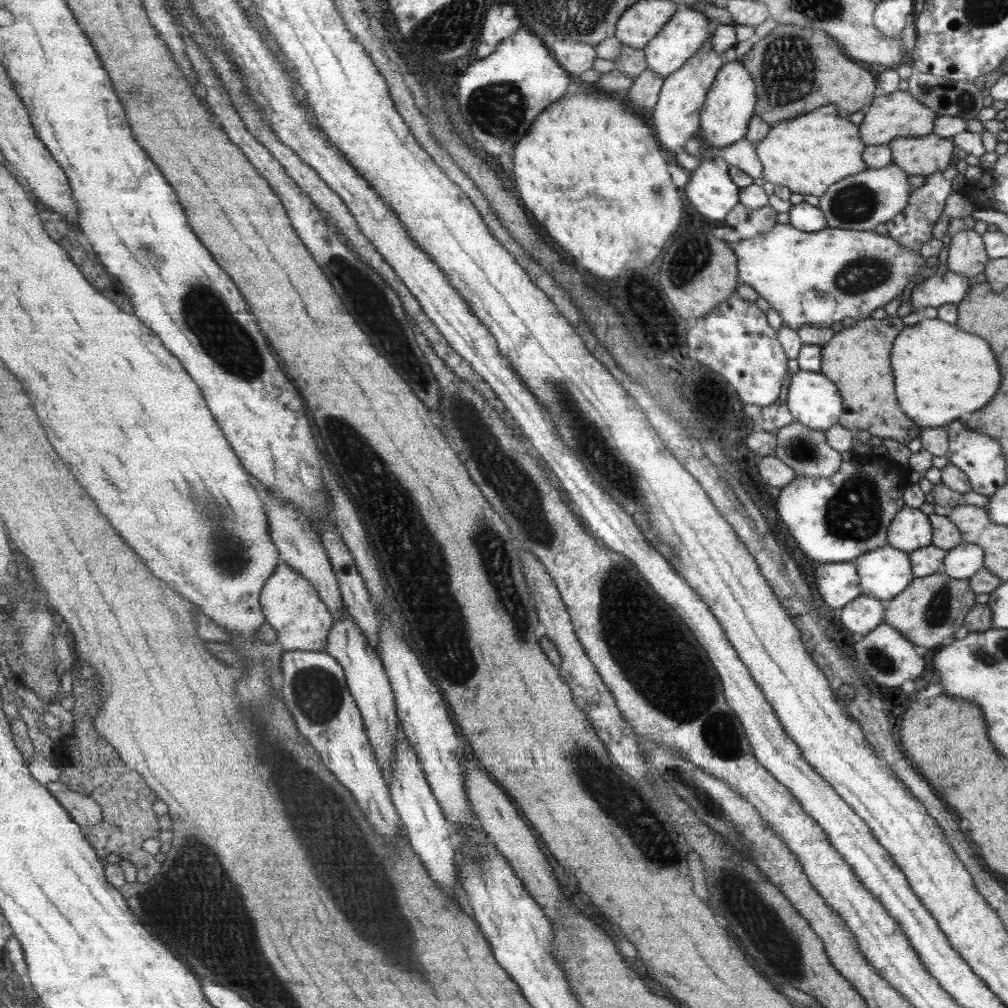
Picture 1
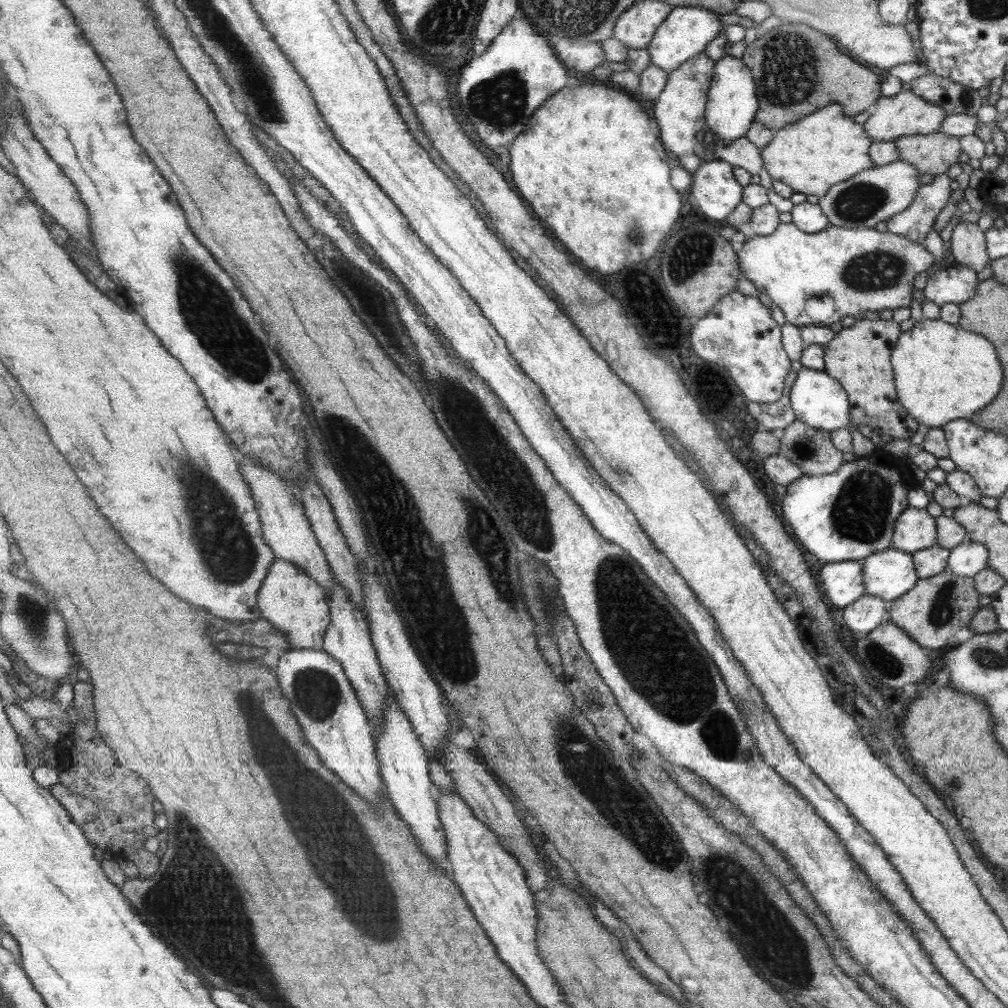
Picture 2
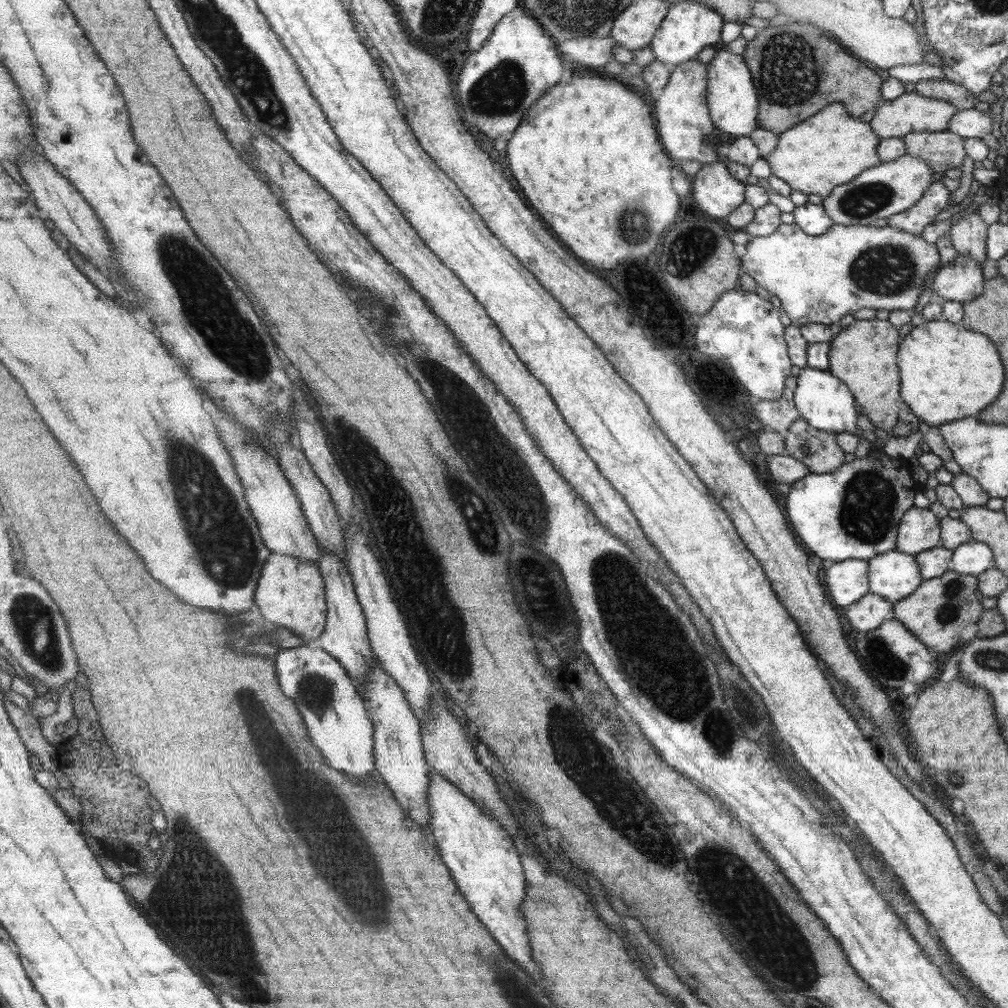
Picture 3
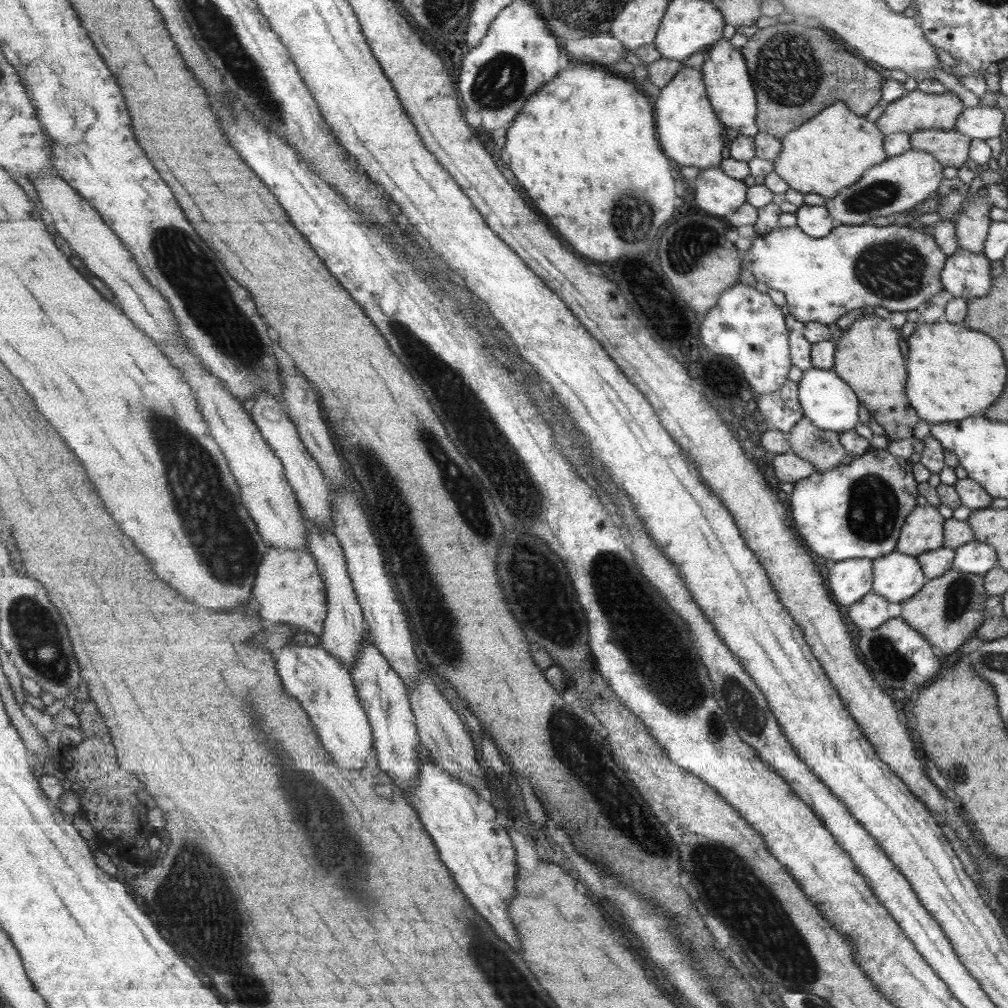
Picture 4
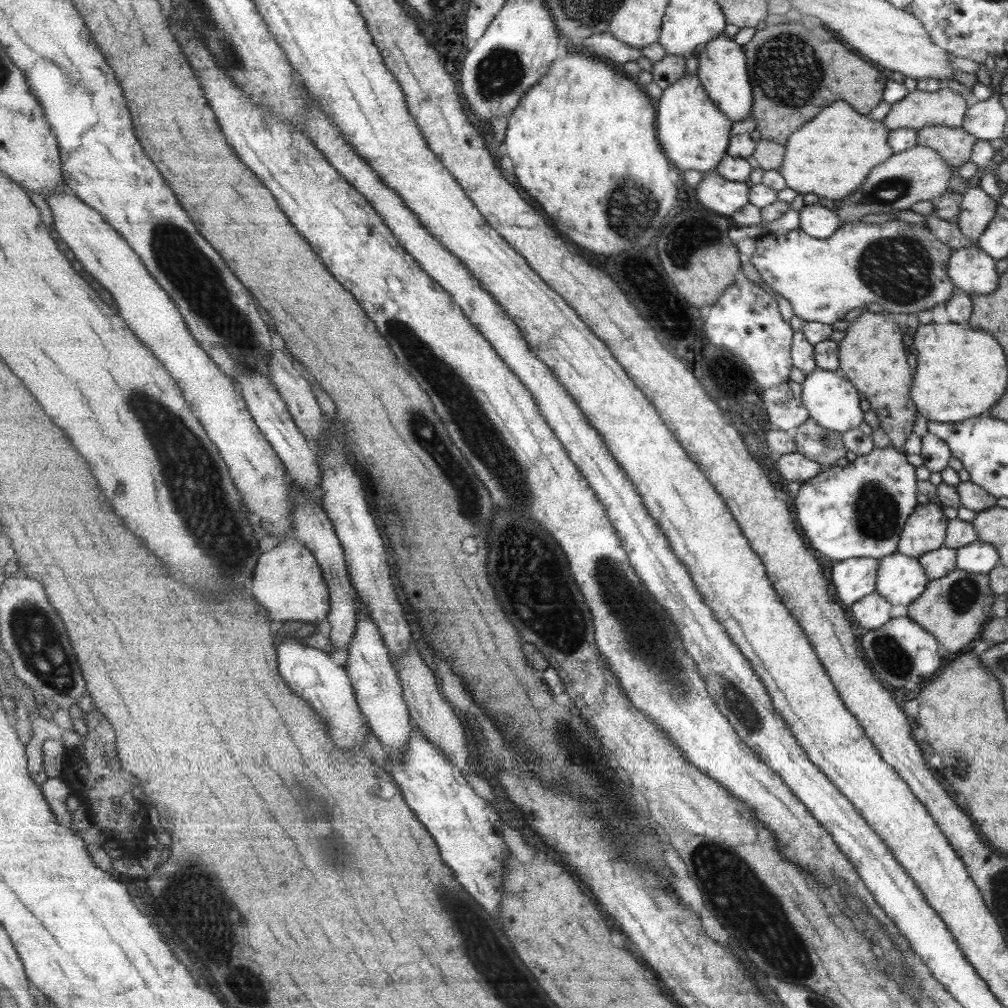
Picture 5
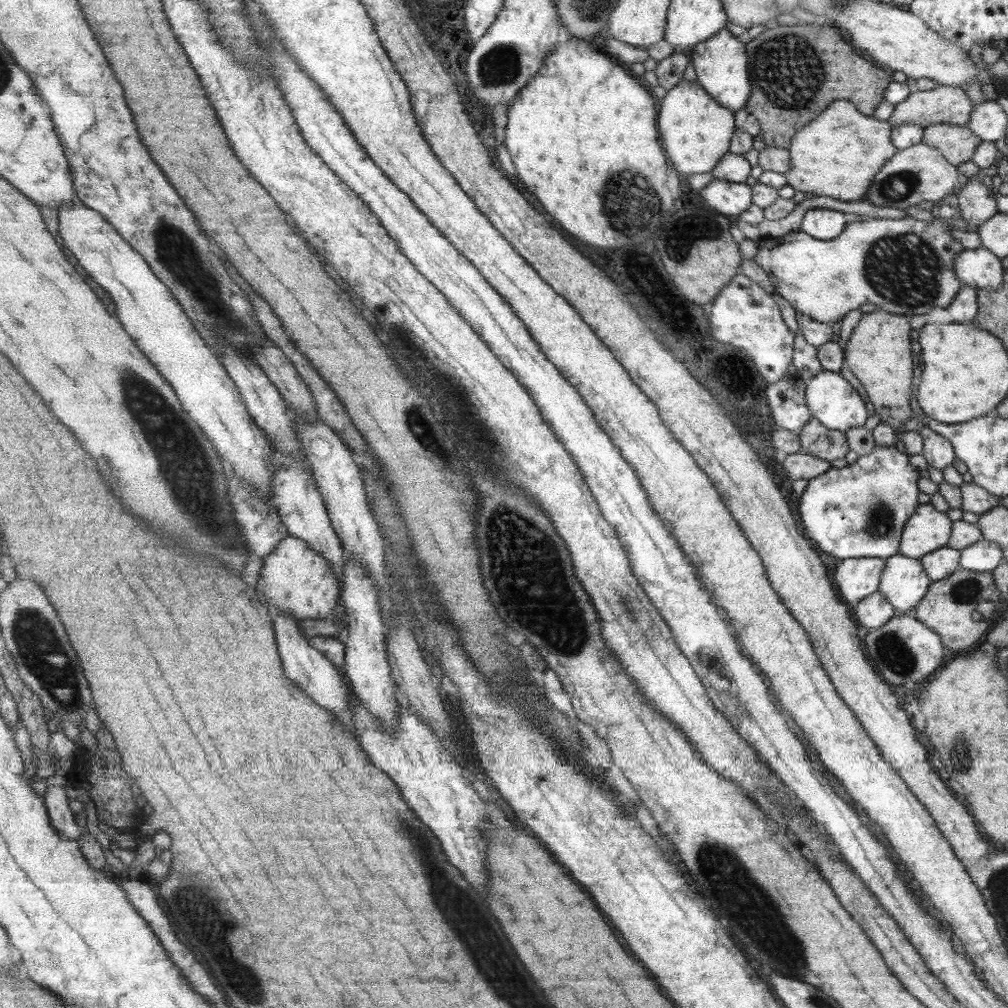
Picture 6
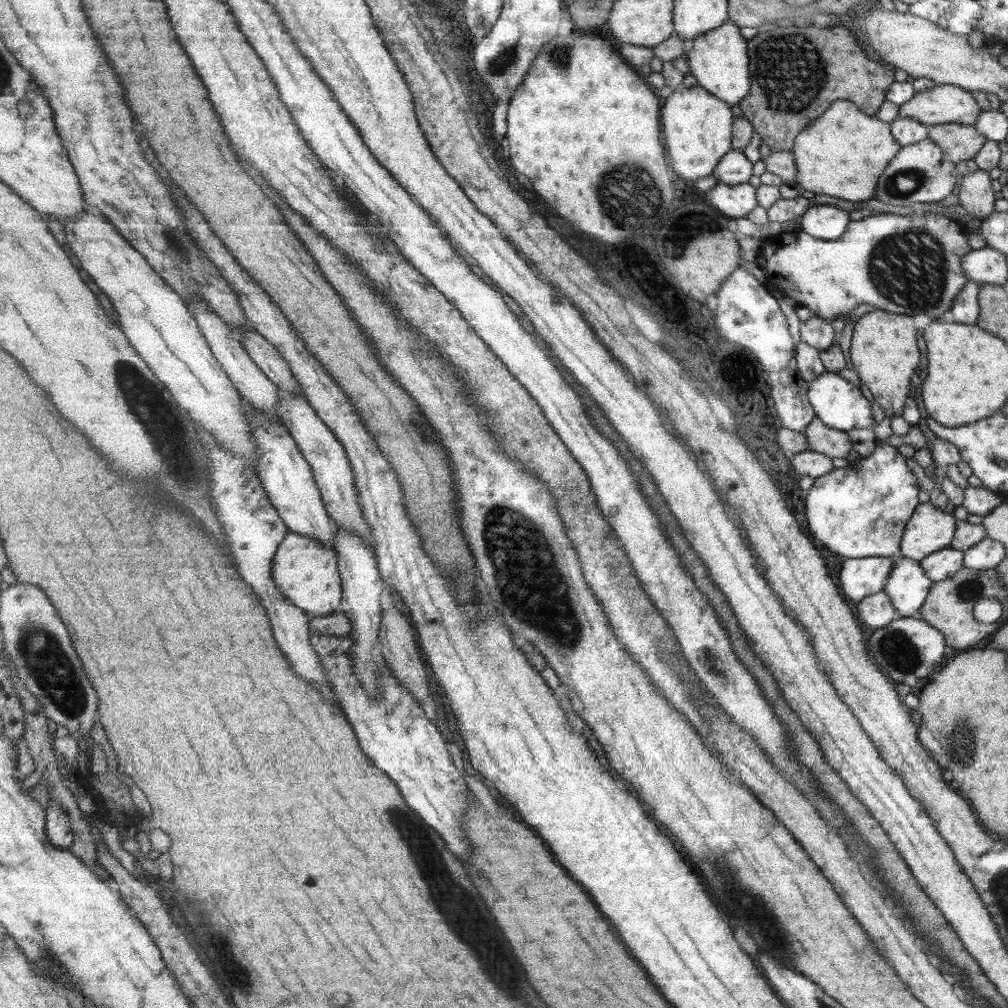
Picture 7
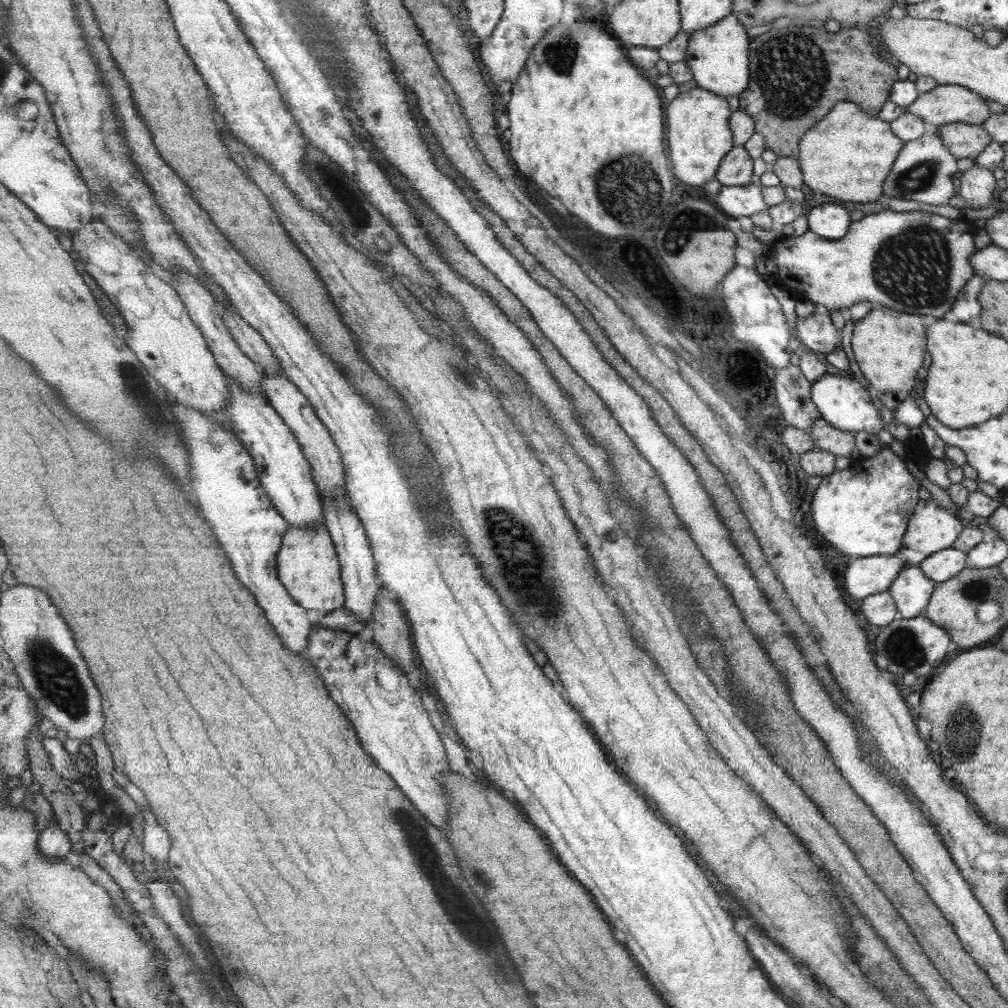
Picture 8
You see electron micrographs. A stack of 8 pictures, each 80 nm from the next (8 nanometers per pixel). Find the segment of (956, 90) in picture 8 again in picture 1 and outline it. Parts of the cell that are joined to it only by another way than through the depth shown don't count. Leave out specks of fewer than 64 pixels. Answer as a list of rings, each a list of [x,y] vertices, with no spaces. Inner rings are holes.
[[[895,89],[887,95],[873,98],[869,108],[865,110],[865,118],[859,124],[861,141],[864,146],[887,144],[897,138],[923,137],[933,132],[933,123],[937,118],[933,110],[927,109],[911,93]]]

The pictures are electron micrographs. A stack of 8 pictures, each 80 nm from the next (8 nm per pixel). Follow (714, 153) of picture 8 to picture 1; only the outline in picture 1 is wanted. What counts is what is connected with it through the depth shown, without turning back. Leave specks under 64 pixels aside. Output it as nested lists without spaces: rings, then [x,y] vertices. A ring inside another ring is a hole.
[[[709,31],[703,47],[697,51],[695,56],[685,63],[681,70],[669,75],[664,82],[664,87],[660,92],[660,100],[654,111],[650,114],[657,127],[658,140],[665,149],[675,152],[683,150],[684,146],[689,144],[695,134],[701,130],[701,112],[705,107],[705,96],[715,82],[717,72],[724,66],[721,60],[721,54],[714,51],[710,36],[714,31]]]

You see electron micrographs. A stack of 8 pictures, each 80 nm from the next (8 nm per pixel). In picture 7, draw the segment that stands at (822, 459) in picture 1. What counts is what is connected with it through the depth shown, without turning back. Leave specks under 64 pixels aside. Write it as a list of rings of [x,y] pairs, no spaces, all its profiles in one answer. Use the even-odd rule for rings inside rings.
[[[813,417],[802,432],[807,441],[807,450],[821,453],[829,458],[844,458],[852,448],[848,433],[829,428]]]

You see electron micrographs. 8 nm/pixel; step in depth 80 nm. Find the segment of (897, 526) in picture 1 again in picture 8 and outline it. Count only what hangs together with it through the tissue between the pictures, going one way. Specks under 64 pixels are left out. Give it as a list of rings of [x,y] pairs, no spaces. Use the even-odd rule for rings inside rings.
[[[931,497],[921,499],[908,520],[897,554],[906,564],[917,567],[930,554],[951,548],[961,531],[961,522],[953,514],[939,507]]]

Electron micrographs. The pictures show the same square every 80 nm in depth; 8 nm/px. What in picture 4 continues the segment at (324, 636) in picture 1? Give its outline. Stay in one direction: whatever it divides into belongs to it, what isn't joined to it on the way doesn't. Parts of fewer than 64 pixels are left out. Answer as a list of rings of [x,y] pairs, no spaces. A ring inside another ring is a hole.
[[[272,548],[265,556],[253,586],[253,598],[259,605],[261,619],[276,625],[292,624],[303,631],[321,636],[328,618],[328,590],[311,551]]]

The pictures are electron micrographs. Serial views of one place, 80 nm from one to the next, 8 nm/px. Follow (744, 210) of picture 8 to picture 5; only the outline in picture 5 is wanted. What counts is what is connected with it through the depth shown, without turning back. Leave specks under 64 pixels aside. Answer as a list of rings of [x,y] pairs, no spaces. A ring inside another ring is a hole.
[[[716,170],[704,173],[697,186],[697,196],[705,208],[729,216],[748,203],[748,187],[741,181],[730,181]]]

